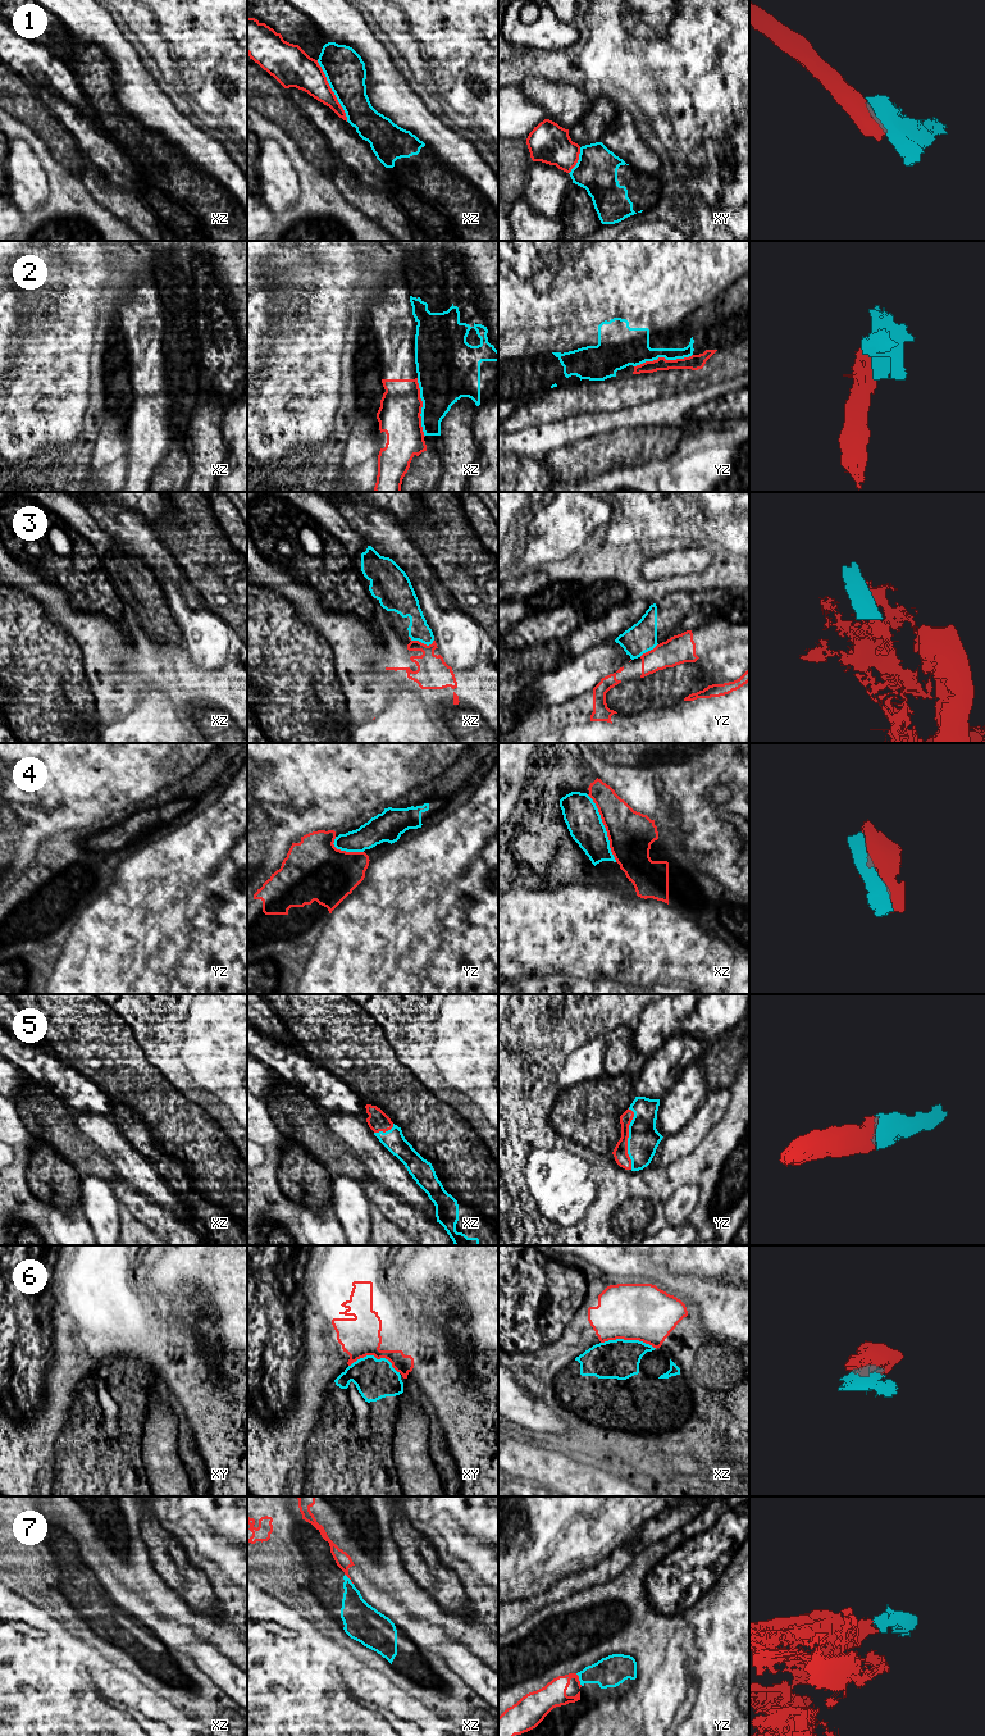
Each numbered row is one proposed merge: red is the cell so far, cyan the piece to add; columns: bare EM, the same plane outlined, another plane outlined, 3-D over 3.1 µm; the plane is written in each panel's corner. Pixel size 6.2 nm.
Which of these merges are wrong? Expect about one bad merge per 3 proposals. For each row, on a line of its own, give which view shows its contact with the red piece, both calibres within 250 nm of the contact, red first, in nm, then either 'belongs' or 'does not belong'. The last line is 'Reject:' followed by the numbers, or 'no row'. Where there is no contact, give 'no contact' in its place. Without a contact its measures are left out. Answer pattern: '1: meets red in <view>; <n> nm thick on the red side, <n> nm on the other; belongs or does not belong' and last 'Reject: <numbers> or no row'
1: meets red in xz; 220 nm thick on the red side, 260 nm on the other; does not belong
2: meets red in yz; 100 nm thick on the red side, 240 nm on the other; does not belong
3: meets red in xz; 200 nm thick on the red side, 140 nm on the other; does not belong
4: meets red in xz; 280 nm thick on the red side, 220 nm on the other; does not belong
5: meets red in yz; 90 nm thick on the red side, 190 nm on the other; belongs
6: meets red in xz; 360 nm thick on the red side, 240 nm on the other; does not belong
7: meets red in yz; 160 nm thick on the red side, 190 nm on the other; does not belong
Reject: 1, 2, 3, 4, 6, 7

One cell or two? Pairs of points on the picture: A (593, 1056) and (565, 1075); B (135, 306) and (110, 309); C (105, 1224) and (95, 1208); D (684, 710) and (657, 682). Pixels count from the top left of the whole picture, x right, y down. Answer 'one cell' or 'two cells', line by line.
A: one cell
B: two cells
C: one cell
D: two cells

